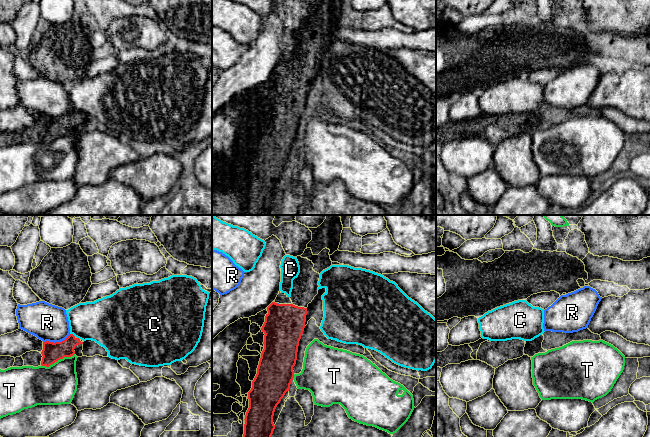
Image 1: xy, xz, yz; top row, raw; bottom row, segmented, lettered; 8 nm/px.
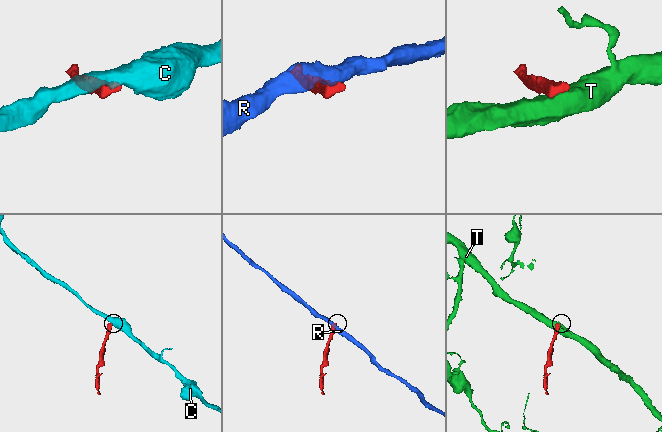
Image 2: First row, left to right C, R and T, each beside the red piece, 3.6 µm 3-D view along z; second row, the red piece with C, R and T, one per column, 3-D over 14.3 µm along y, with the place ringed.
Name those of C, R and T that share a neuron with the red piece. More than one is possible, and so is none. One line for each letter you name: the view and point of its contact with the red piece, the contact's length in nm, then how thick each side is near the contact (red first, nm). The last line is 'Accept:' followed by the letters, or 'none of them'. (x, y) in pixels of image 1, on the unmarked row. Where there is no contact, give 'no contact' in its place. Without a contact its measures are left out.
Accept: none of them

